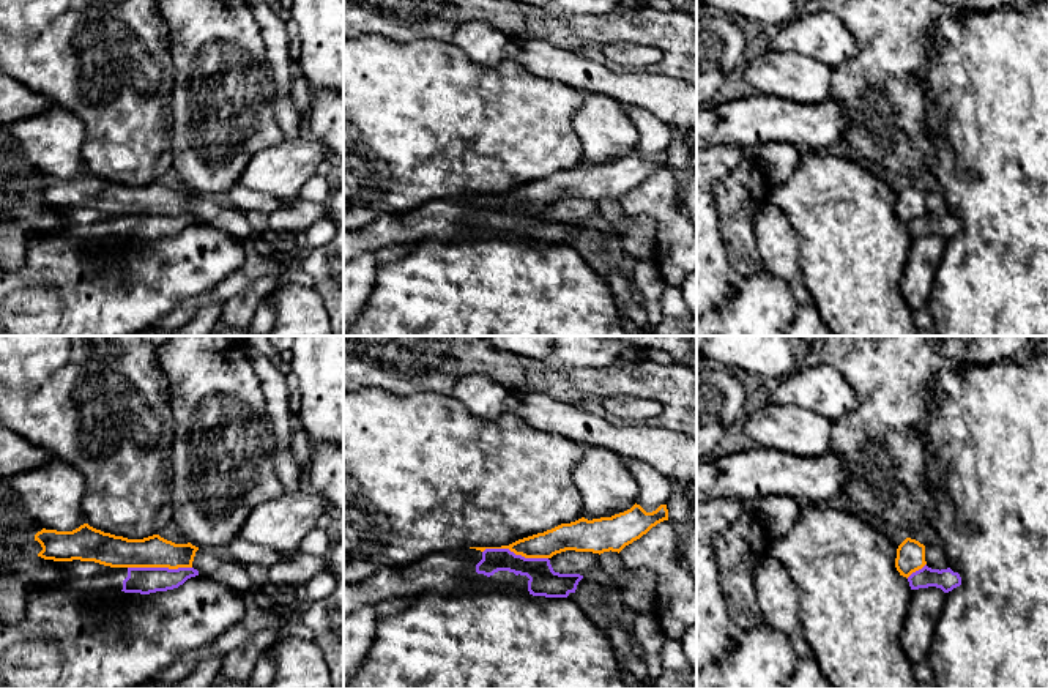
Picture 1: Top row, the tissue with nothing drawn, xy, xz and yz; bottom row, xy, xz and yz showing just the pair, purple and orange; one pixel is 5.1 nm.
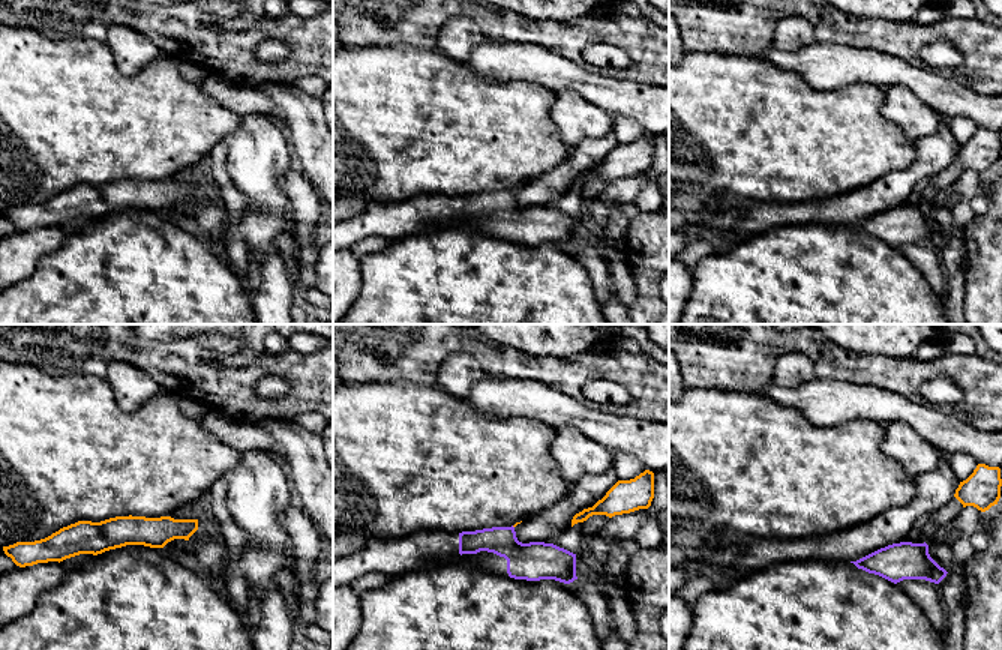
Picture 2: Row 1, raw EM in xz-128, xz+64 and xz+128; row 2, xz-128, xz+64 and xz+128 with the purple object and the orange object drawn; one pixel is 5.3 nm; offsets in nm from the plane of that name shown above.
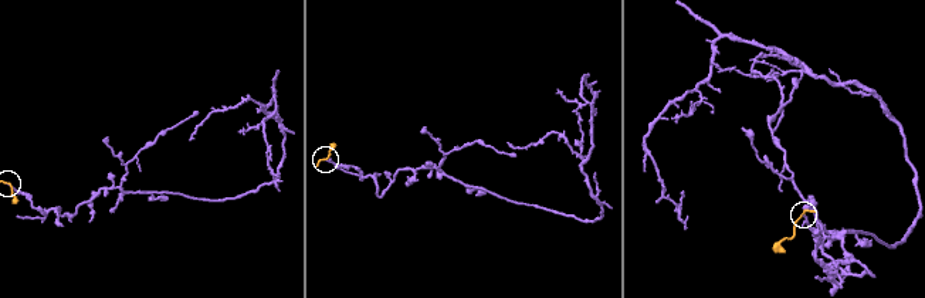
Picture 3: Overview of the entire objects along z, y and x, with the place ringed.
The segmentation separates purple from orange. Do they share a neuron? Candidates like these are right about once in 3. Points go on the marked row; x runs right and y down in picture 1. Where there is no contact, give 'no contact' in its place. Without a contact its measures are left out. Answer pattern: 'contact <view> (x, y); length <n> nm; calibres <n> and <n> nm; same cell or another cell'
contact xz (514, 554); length 340 nm; calibres 150 and 130 nm; another cell

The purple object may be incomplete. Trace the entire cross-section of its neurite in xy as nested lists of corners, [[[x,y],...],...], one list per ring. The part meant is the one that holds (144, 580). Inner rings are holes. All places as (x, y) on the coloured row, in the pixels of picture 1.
[[[61,561],[60,583],[55,588],[87,593],[124,591],[150,594],[178,588],[199,575],[194,568],[110,568],[95,561]]]

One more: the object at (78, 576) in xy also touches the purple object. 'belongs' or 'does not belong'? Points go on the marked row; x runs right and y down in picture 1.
belongs

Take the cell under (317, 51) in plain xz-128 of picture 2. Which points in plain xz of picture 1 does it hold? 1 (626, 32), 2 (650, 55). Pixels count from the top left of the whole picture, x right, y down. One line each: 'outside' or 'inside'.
1: inside
2: outside

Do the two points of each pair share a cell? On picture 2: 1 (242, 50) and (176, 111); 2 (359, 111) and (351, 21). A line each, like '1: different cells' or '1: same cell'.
1: different cells
2: different cells

